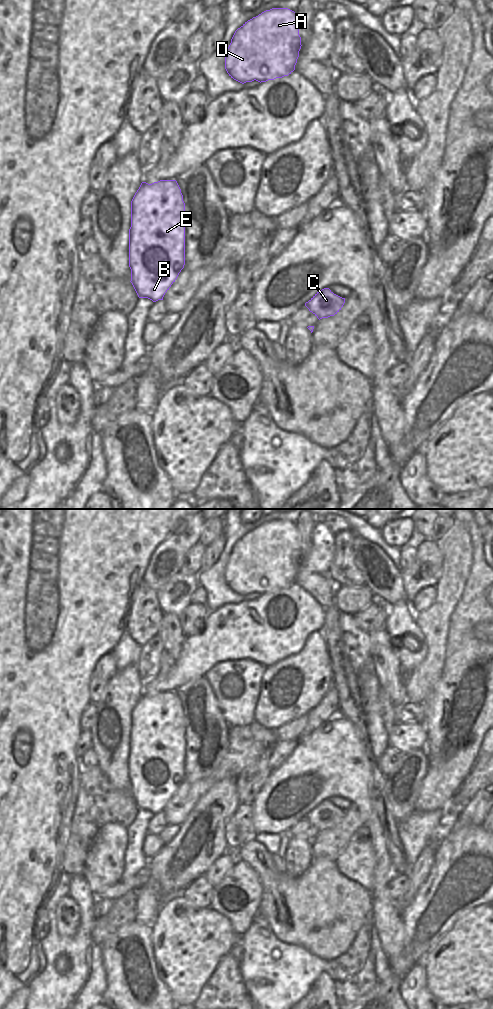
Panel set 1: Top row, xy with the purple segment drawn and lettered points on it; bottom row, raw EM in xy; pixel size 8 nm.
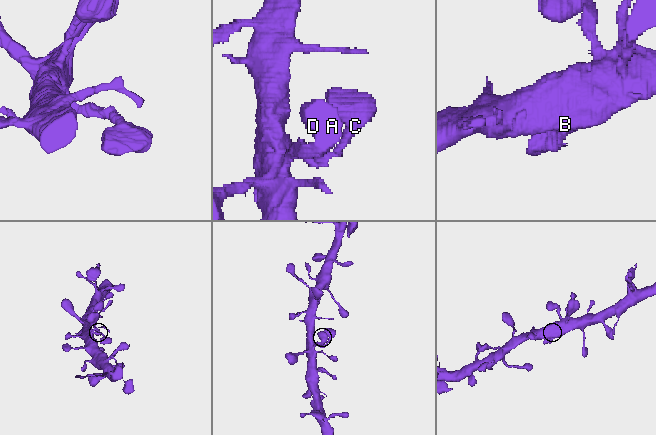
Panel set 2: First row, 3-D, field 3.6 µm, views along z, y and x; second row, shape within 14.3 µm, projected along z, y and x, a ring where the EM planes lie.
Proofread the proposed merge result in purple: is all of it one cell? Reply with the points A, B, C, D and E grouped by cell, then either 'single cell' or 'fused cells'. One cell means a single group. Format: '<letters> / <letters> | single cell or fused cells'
A B C D E | single cell

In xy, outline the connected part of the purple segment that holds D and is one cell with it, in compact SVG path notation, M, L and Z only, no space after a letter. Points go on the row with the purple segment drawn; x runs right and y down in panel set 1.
M272 8L238 28L225 55L225 69L244 84L288 76L301 49L299 21L288 8Z

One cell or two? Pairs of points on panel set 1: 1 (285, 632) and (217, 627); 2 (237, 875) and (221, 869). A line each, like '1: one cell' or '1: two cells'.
1: one cell
2: two cells

